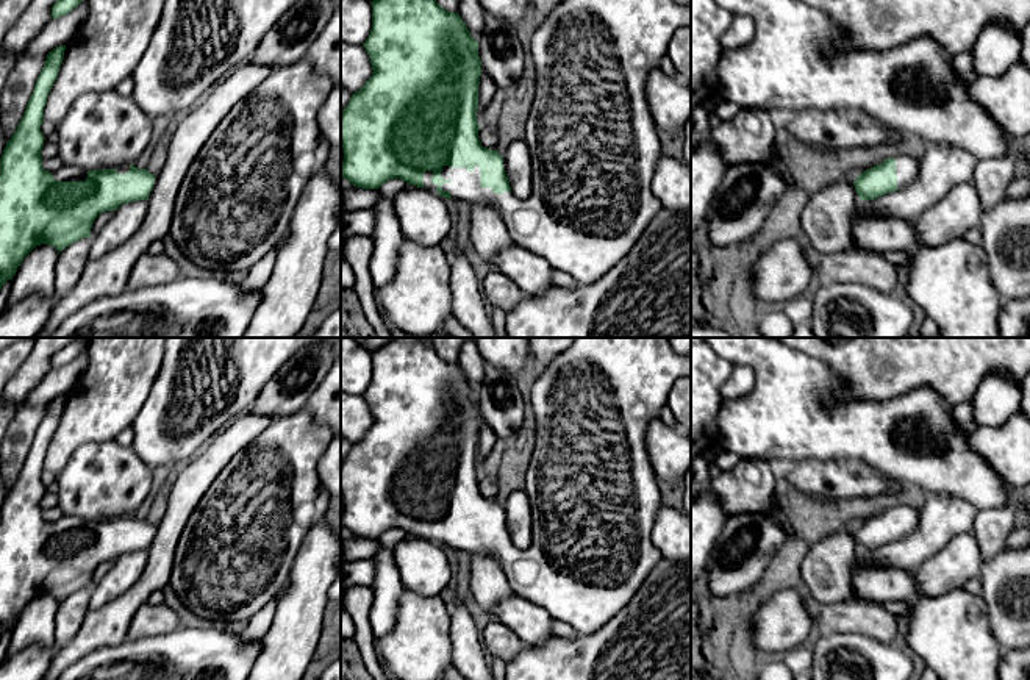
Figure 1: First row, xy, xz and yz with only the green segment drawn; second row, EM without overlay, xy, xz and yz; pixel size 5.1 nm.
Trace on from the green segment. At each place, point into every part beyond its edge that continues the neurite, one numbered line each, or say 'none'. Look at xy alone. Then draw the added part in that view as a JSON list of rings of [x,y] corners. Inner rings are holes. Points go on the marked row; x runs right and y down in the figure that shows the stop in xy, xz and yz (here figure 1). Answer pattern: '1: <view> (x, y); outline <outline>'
1: xy (66, 172); outline [[[63,164],[58,170],[50,174],[56,181],[84,181],[88,177],[88,170],[69,164]]]

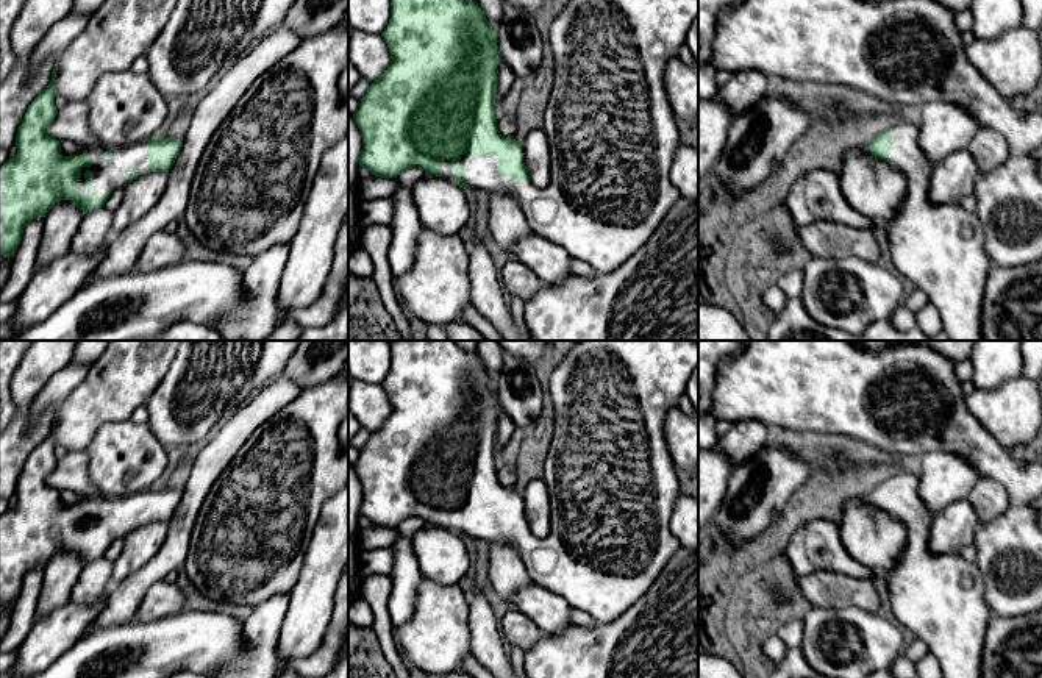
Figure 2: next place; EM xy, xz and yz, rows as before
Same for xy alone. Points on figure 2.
1: xy (107, 175); outline [[[148,139],[116,148],[106,148],[98,144],[92,147],[78,147],[75,155],[92,158],[92,164],[81,169],[81,197],[87,195],[87,184],[84,178],[86,170],[92,173],[92,186],[95,187],[94,194],[98,197],[103,197],[106,191],[114,192],[116,189],[123,189],[130,183],[130,172],[127,170],[128,167],[133,167],[136,170],[137,178],[148,173]]]

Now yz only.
1: yz (939, 249); outline [[[914,117],[905,119],[892,127],[890,164],[906,177],[906,197],[898,212],[884,225],[890,258],[901,278],[909,280],[915,289],[926,294],[940,316],[942,330],[951,341],[983,341],[981,334],[981,303],[990,267],[984,250],[984,234],[976,211],[965,211],[961,203],[936,205],[930,198],[930,180],[936,166],[928,159],[919,145],[920,127]]]

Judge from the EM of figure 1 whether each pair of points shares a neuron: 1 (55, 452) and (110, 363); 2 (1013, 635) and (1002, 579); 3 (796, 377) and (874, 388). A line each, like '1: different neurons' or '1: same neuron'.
1: same neuron
2: same neuron
3: different neurons

